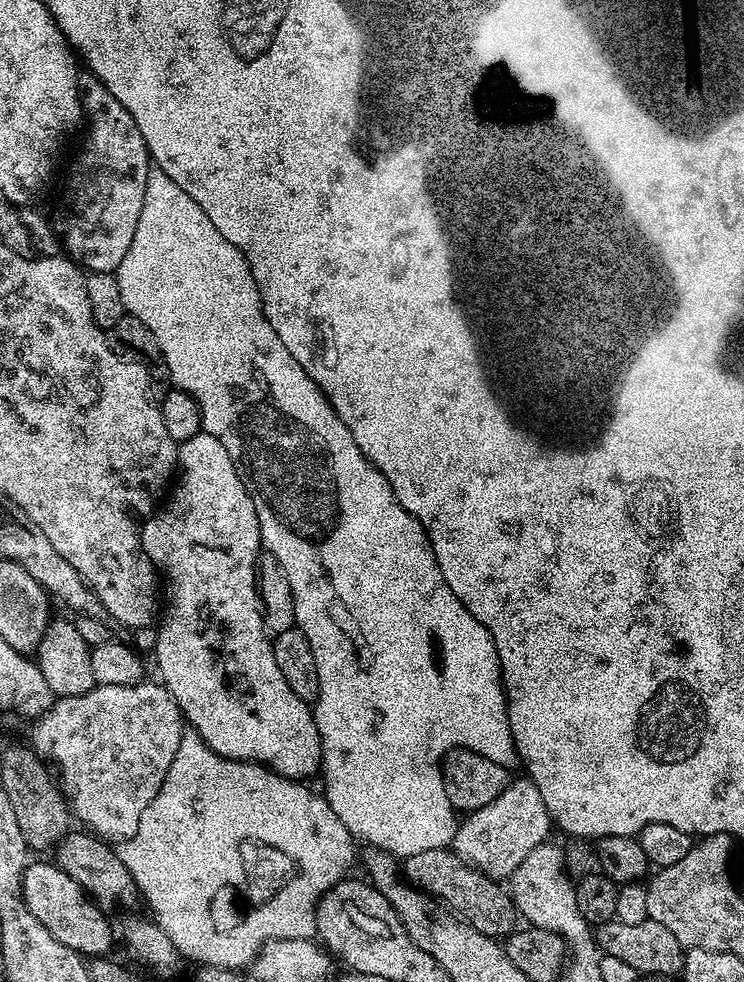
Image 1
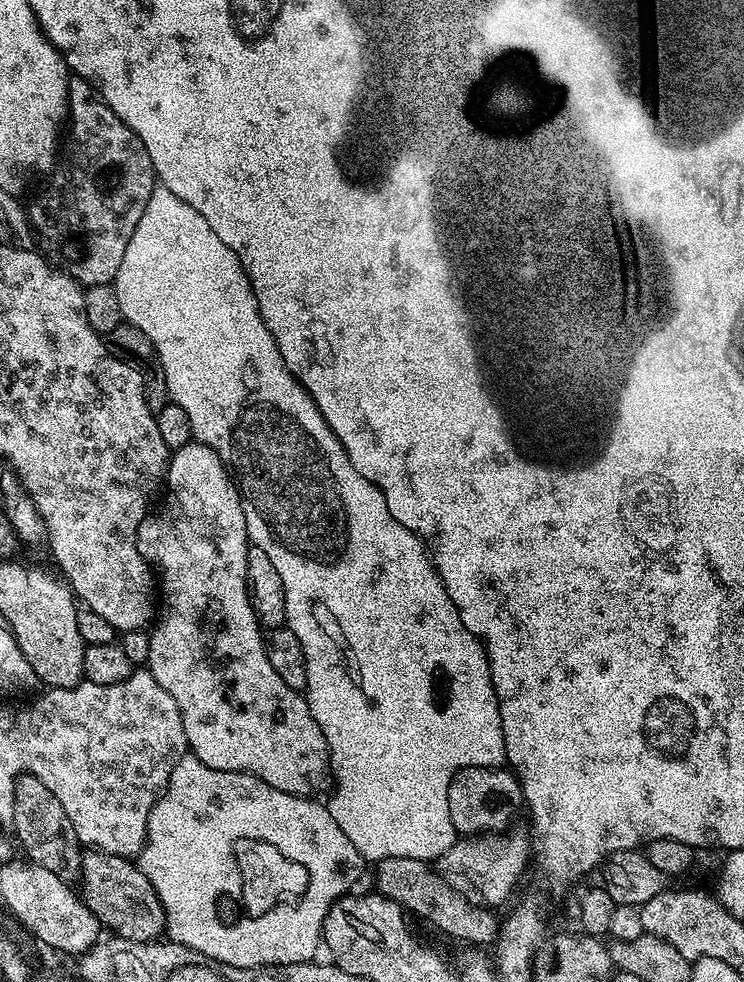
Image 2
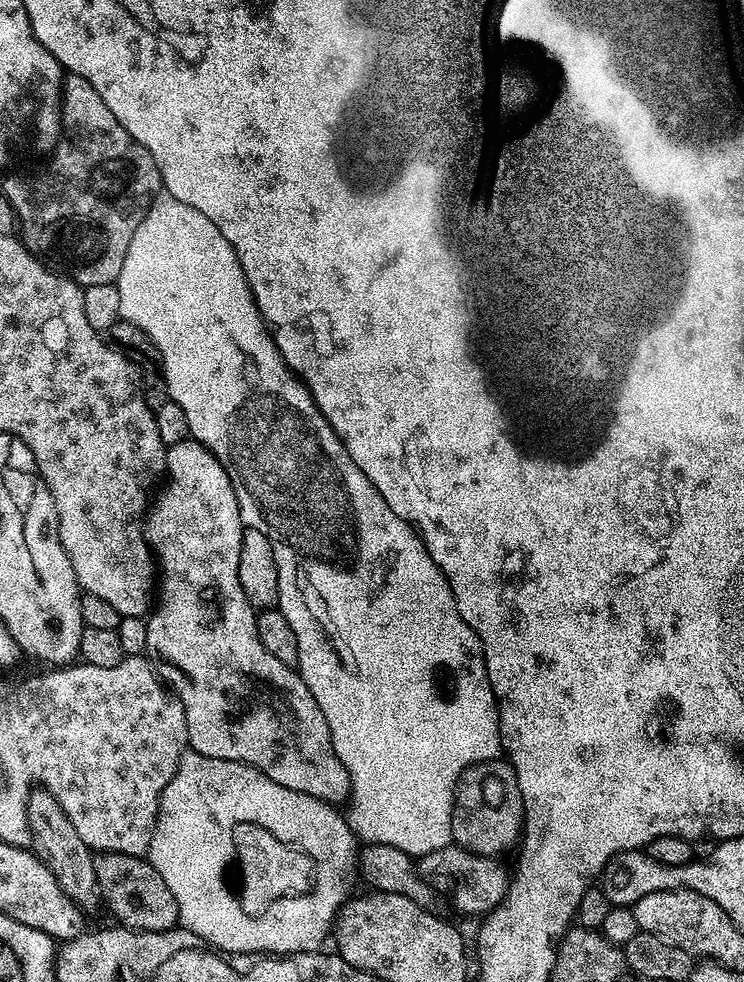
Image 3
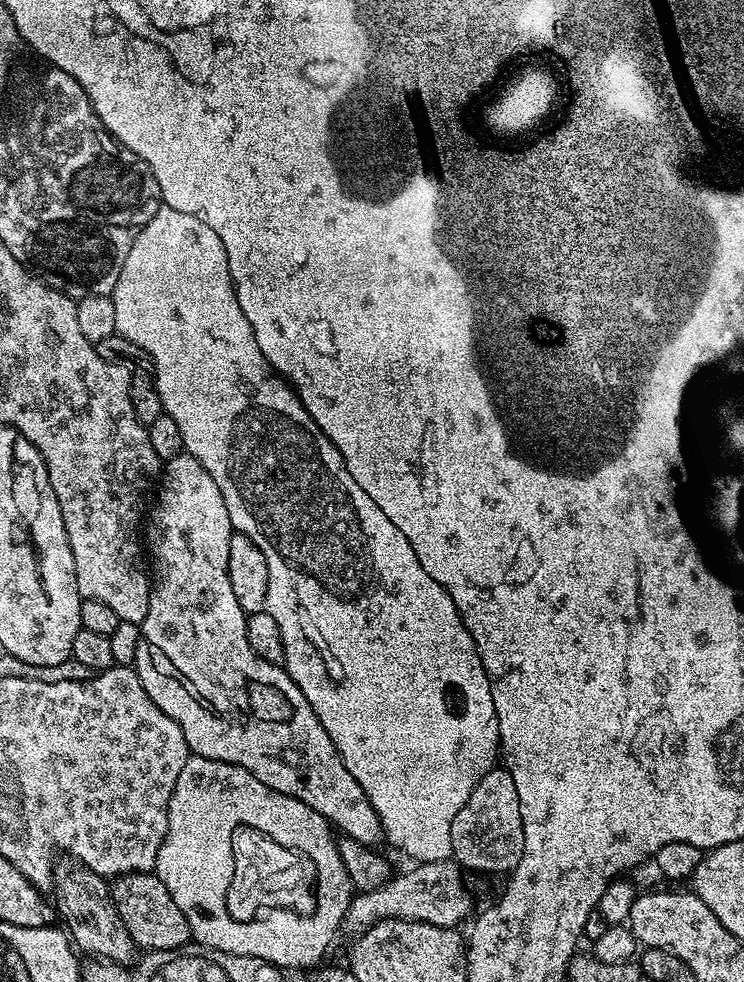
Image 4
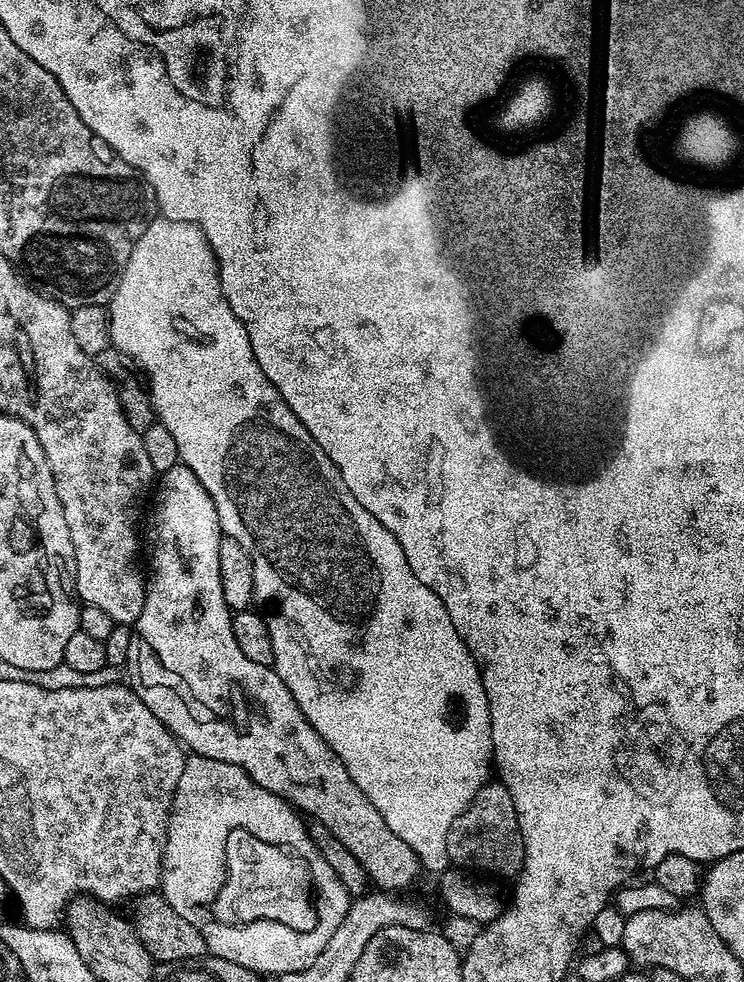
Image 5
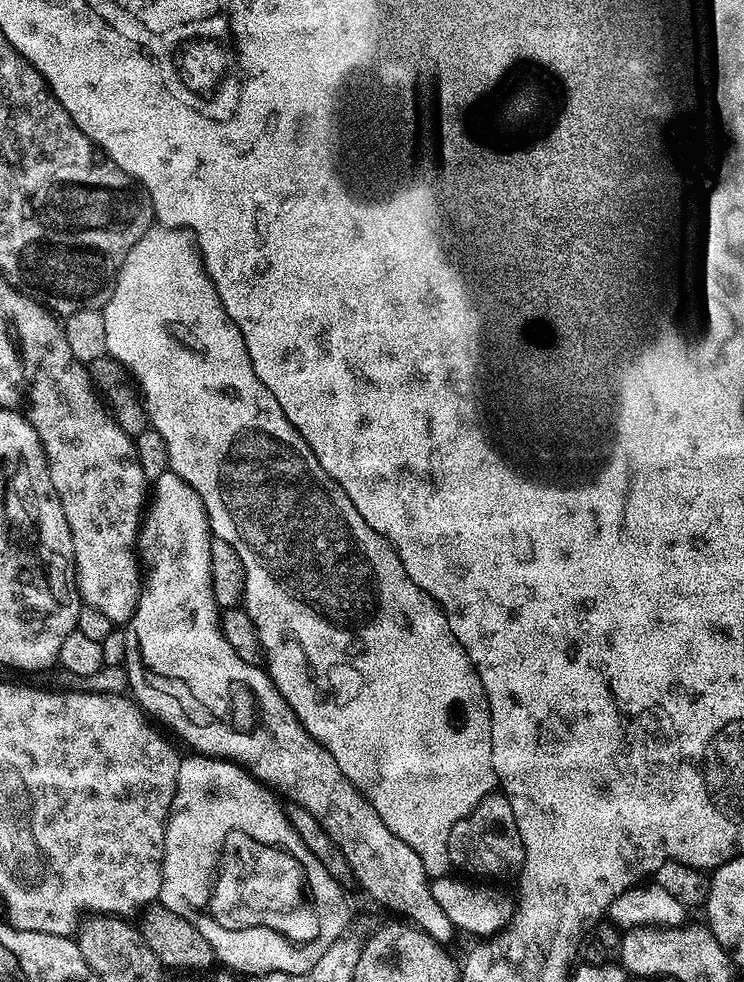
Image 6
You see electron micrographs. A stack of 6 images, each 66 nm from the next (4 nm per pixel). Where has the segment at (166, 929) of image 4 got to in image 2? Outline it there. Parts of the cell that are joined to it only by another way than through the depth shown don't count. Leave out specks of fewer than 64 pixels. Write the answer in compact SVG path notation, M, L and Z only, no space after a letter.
M97 850L85 851L80 857L79 884L85 906L109 933L134 942L152 942L165 935L162 902L139 863L129 857Z

